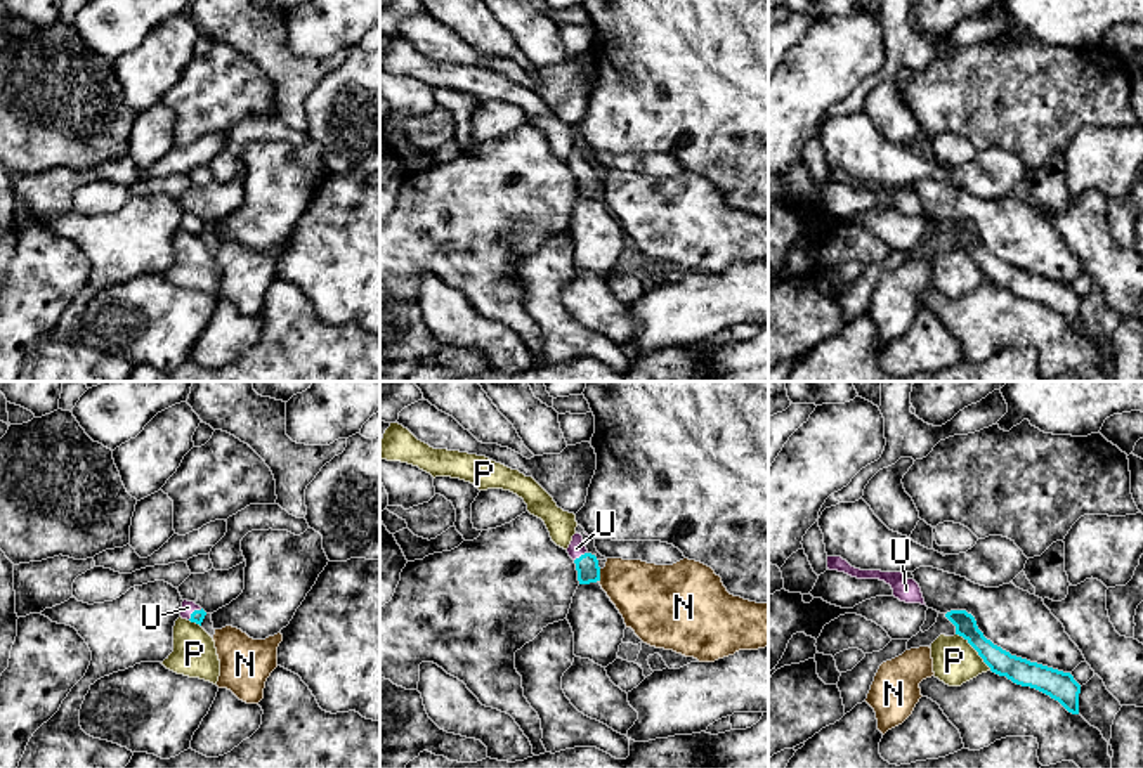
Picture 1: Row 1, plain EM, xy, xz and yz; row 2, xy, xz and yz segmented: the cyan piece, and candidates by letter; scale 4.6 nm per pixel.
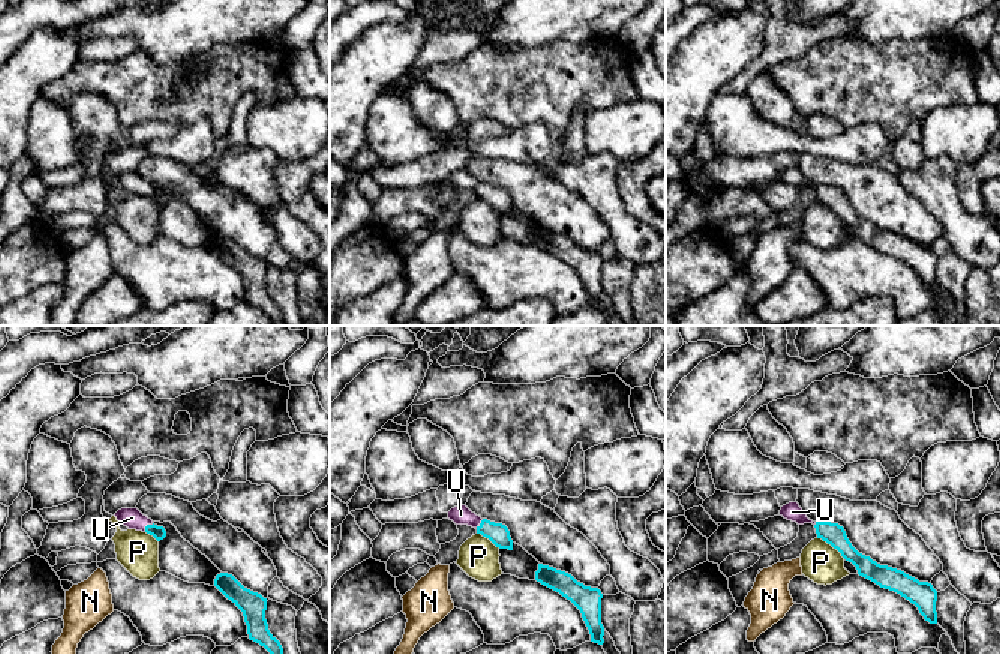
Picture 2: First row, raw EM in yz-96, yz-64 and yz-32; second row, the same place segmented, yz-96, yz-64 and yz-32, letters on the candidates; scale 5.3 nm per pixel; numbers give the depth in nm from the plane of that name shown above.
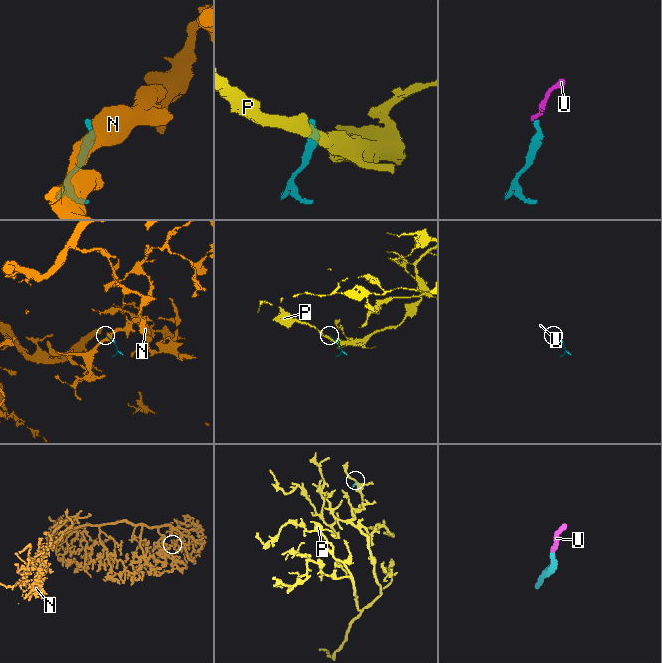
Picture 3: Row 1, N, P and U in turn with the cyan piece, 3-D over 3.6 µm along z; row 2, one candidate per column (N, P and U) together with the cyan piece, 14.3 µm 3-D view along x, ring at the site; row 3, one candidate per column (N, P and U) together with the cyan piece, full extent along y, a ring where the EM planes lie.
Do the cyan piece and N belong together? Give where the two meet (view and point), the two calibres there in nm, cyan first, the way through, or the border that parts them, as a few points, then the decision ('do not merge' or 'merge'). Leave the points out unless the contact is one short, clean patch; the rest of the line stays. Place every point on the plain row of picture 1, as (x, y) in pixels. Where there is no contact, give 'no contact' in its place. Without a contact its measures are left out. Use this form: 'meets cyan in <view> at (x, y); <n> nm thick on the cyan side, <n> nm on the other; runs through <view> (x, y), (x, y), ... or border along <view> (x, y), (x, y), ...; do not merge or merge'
meets cyan in xz at (599, 188); 110 nm thick on the cyan side, 300 nm on the other; border along xz (600, 181), (599, 193); do not merge

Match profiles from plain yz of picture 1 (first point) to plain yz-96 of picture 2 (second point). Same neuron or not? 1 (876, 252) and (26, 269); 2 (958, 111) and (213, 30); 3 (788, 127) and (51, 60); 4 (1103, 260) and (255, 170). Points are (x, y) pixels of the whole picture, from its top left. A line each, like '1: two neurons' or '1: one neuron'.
1: two neurons
2: two neurons
3: one neuron
4: one neuron

